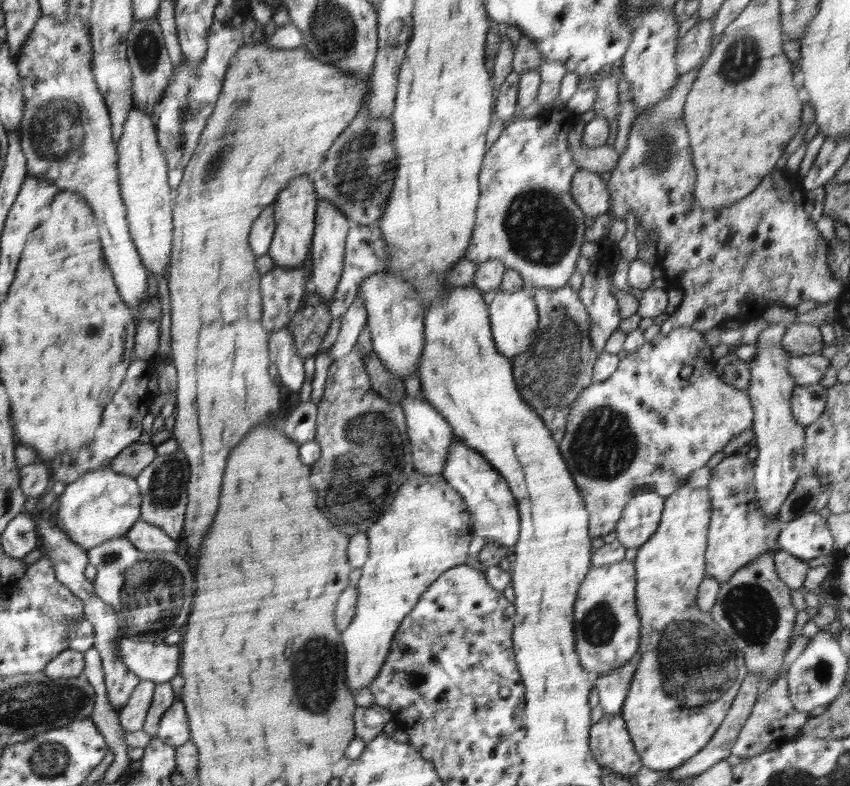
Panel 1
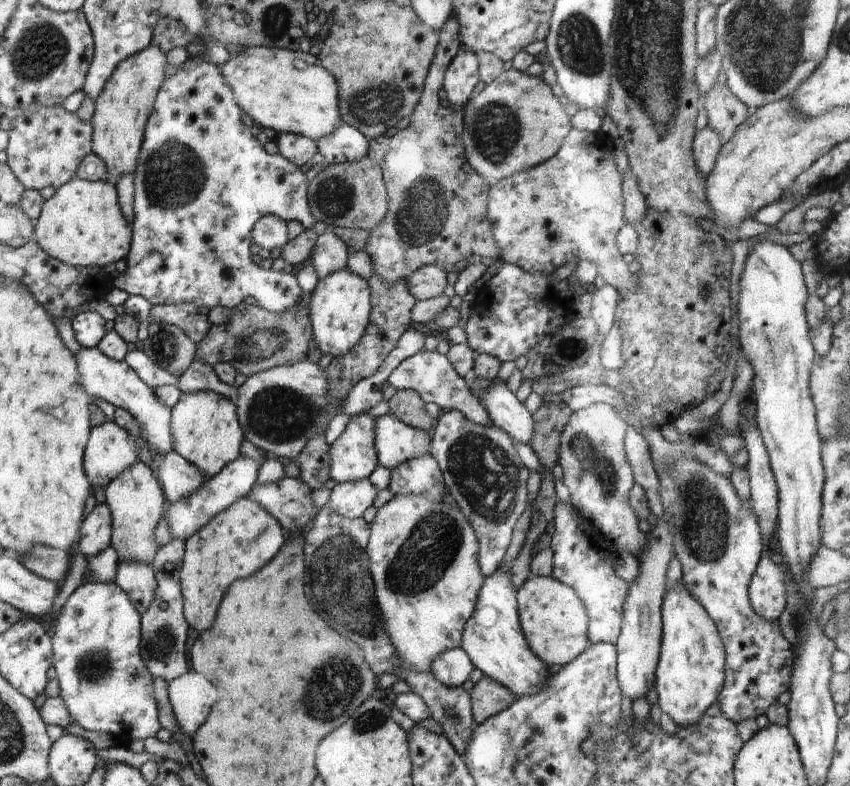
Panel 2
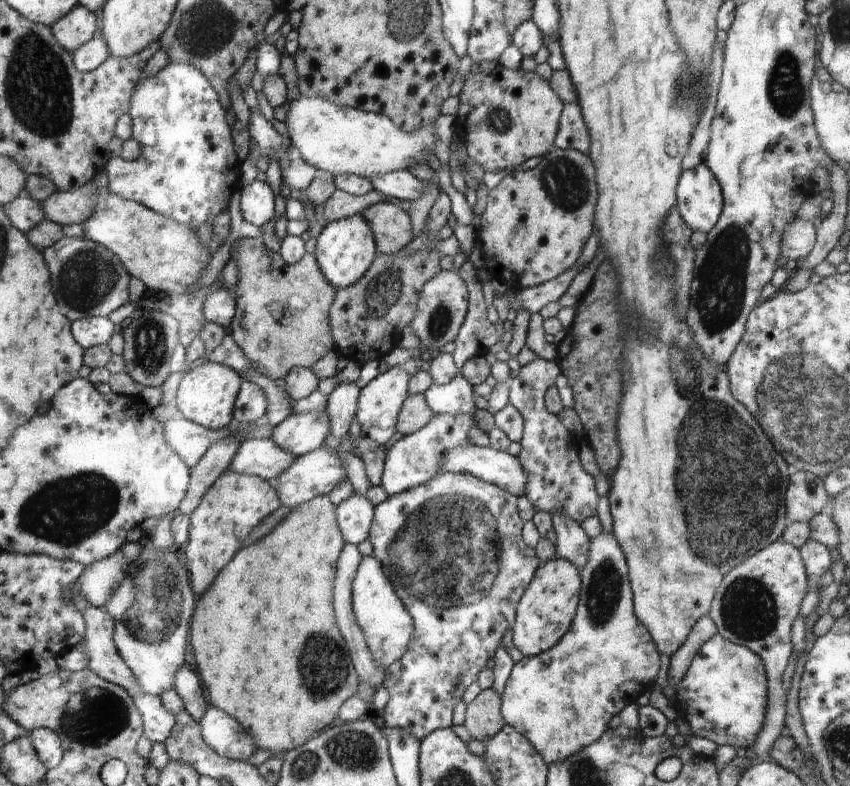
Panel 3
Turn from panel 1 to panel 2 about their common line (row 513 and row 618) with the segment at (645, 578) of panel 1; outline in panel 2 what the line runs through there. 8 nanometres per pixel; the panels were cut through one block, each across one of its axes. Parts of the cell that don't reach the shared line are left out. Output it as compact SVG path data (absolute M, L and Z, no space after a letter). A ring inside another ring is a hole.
M683 581L665 593L662 602L662 622L662 640L654 678L654 687L658 695L657 703L660 710L668 714L677 726L692 726L718 700L718 694L724 684L724 644L716 624L700 602L688 592Z

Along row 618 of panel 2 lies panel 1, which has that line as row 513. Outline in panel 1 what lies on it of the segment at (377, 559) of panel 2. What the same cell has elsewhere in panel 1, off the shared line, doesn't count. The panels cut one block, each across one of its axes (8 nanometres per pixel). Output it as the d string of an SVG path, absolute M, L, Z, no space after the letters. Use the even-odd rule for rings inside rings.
M412 470L412 473L408 475L408 479L404 482L404 485L400 485L396 495L394 496L394 501L390 504L390 508L386 510L386 514L383 514L378 521L374 523L370 529L366 532L369 540L369 557L368 560L361 567L361 579L355 585L356 590L358 590L358 603L356 606L356 614L352 619L352 622L346 627L346 630L342 632L342 644L345 648L345 683L346 687L349 688L349 692L354 694L357 690L362 690L370 686L374 679L378 676L379 670L382 668L382 664L386 660L390 650L390 643L392 642L393 636L398 630L398 626L404 617L414 608L418 603L418 600L422 597L422 594L428 590L429 586L446 570L461 564L465 564L465 560L468 556L468 547L470 542L475 538L476 534L474 532L474 524L470 521L470 513L466 503L462 501L462 495L454 491L454 488L450 486L448 482L443 478L443 476L430 476L418 473L416 470Z

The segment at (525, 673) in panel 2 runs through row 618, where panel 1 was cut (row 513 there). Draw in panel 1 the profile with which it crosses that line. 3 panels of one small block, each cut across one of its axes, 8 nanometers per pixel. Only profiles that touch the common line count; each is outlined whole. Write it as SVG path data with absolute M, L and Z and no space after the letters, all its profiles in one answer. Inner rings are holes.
M456 436L449 448L442 476L454 491L462 495L462 501L466 503L470 513L470 521L474 524L475 534L486 542L499 542L512 553L519 539L519 508L504 478L477 450L470 448Z

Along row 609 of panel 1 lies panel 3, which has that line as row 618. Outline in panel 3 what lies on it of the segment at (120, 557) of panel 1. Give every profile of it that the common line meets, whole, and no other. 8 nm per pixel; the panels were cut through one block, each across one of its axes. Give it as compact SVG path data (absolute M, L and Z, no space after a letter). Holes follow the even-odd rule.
M149 543L142 548L142 554L136 558L135 564L130 566L128 575L128 578L120 585L120 589L102 608L114 618L116 625L114 640L118 653L124 658L125 664L136 674L141 692L159 696L162 692L173 689L175 673L186 664L184 658L186 638L188 638L190 620L196 608L186 557L181 548L157 549Z

